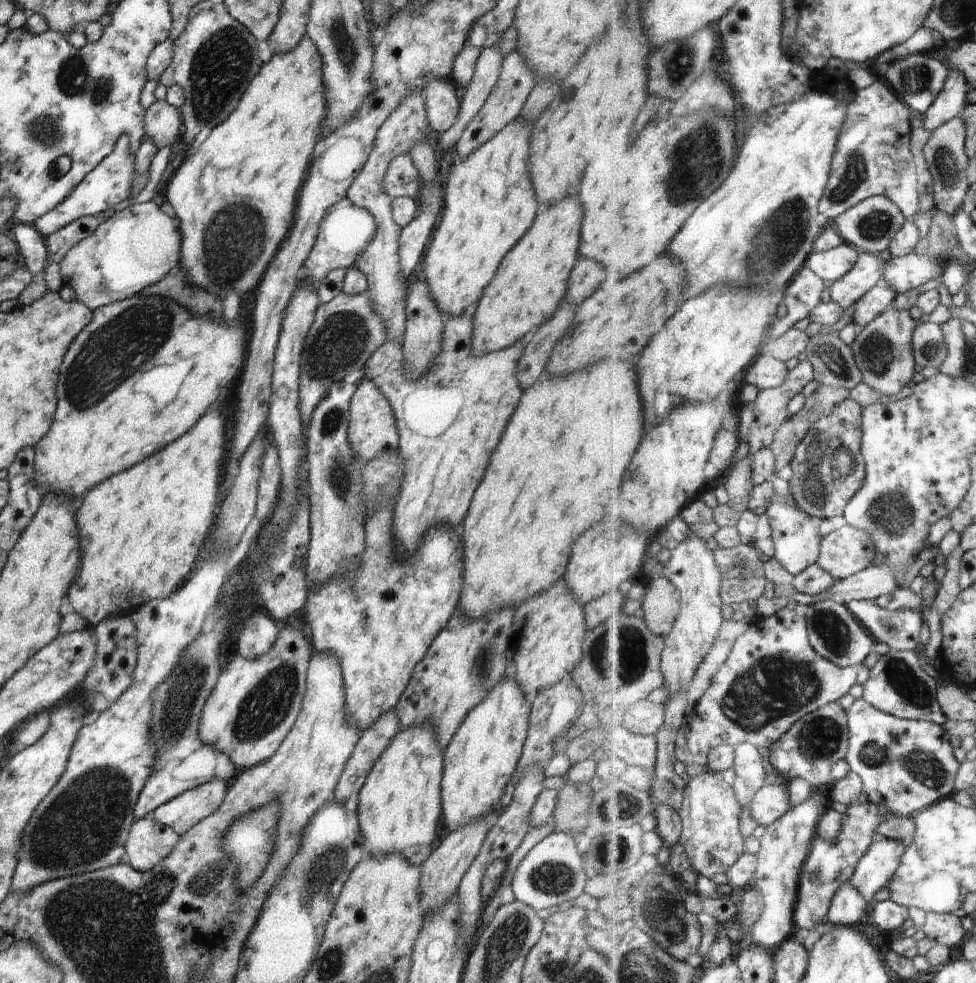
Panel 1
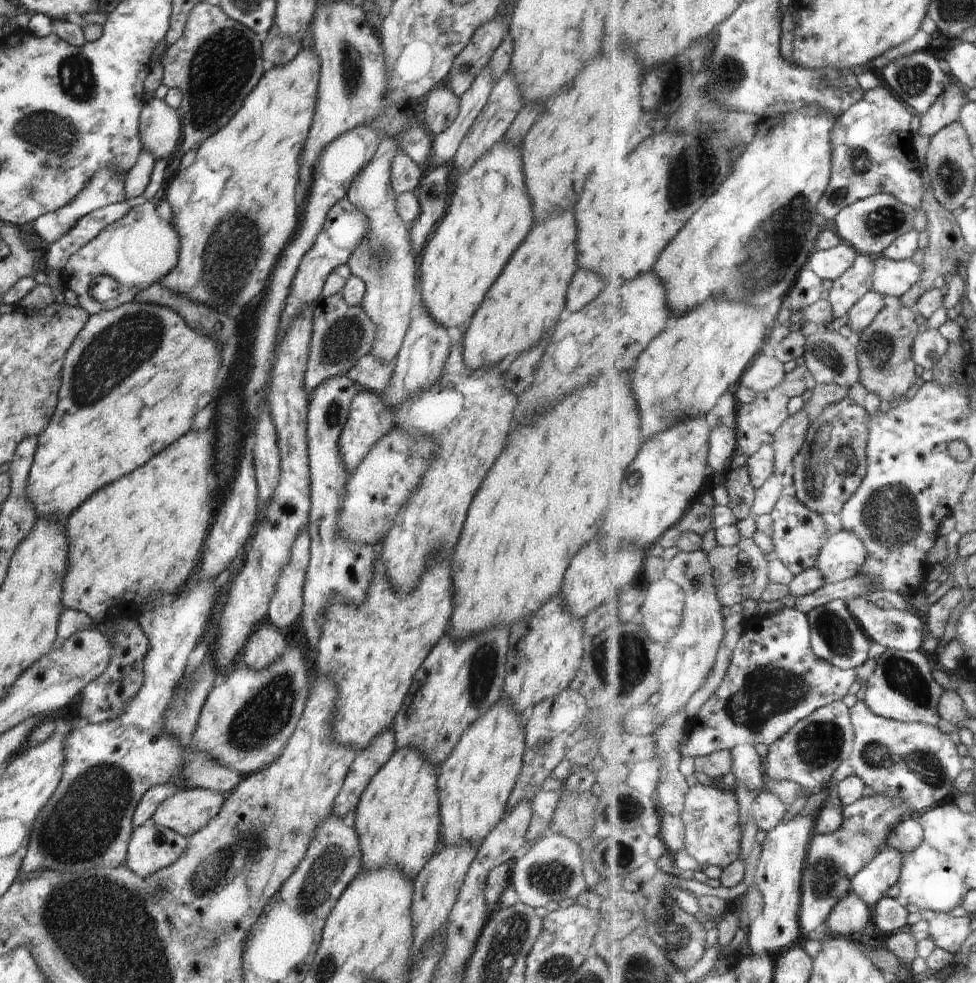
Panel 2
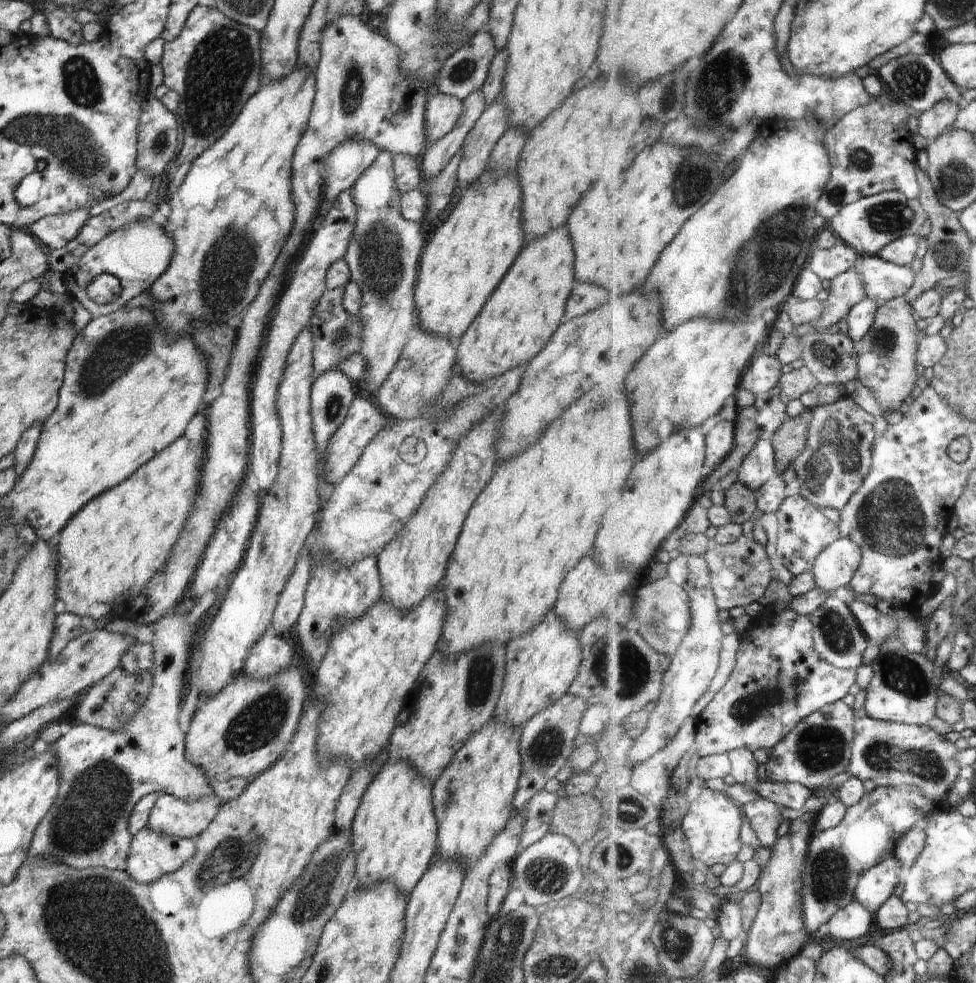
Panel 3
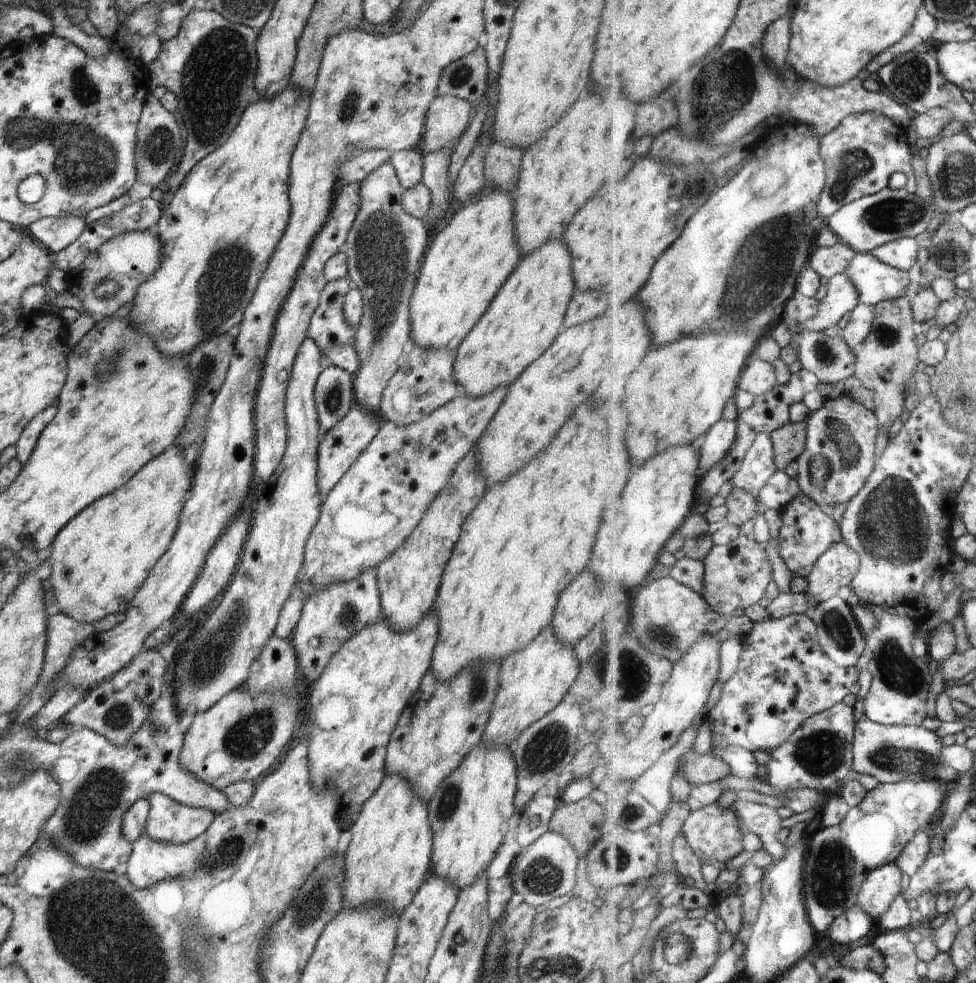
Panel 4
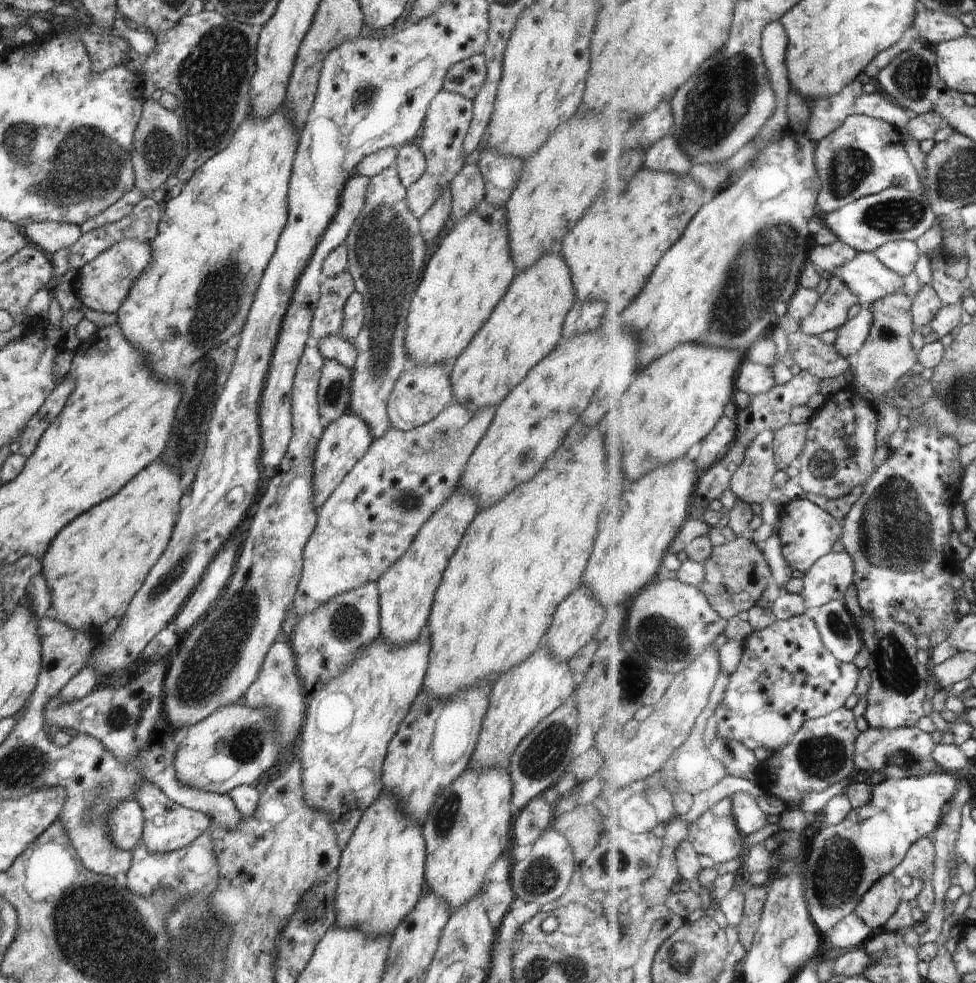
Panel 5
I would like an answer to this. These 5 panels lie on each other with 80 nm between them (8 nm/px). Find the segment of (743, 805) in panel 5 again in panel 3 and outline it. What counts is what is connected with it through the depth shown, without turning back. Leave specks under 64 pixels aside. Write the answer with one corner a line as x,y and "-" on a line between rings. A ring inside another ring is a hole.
763,797
743,806
745,816
750,820
751,826
761,843
772,850
776,846
778,836
780,836
778,830
785,820
782,815
783,808
784,806
780,806
774,800

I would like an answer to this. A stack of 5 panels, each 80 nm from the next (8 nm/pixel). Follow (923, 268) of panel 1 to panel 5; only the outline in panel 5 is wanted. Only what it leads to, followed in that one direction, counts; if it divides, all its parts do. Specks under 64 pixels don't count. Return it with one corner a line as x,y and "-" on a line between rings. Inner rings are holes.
860,252
835,276
850,282
865,307
872,307
878,300
902,292
906,285
905,276
888,268
875,253

